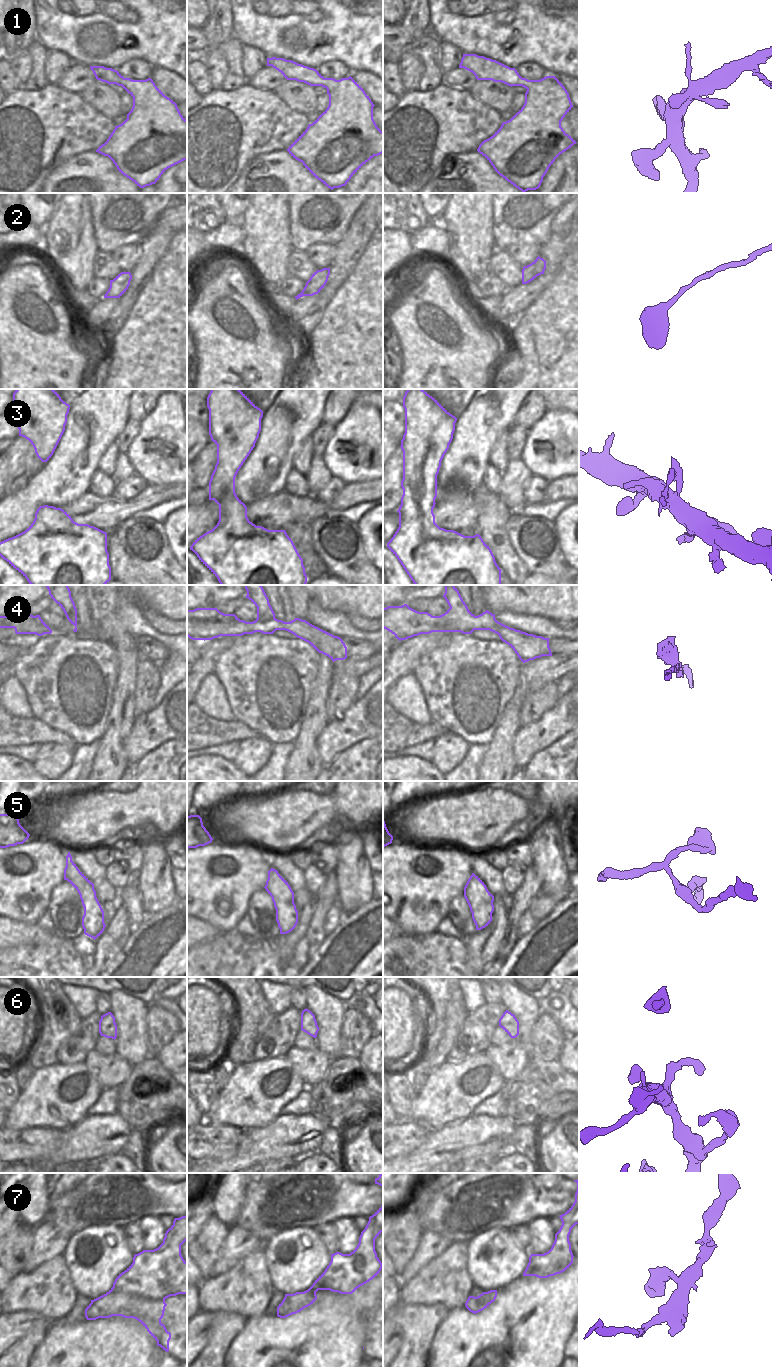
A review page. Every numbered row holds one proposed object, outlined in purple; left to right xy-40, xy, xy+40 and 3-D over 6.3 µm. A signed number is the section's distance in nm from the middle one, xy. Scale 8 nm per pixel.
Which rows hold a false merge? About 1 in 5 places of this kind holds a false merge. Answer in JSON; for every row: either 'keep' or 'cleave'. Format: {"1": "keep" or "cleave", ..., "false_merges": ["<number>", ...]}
{"1": "keep", "2": "keep", "3": "keep", "4": "cleave", "5": "keep", "6": "keep", "7": "keep", "false_merges": ["4"]}

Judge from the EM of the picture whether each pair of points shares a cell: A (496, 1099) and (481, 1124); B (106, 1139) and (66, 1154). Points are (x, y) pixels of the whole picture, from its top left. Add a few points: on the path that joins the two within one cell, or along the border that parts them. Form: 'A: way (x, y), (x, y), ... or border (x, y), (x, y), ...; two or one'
A: border (471, 1115), (504, 1116); two
B: way (96, 1139), (82, 1141), (76, 1145); one

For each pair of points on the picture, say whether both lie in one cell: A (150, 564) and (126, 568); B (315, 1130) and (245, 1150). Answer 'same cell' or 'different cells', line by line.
A: different cells
B: same cell

